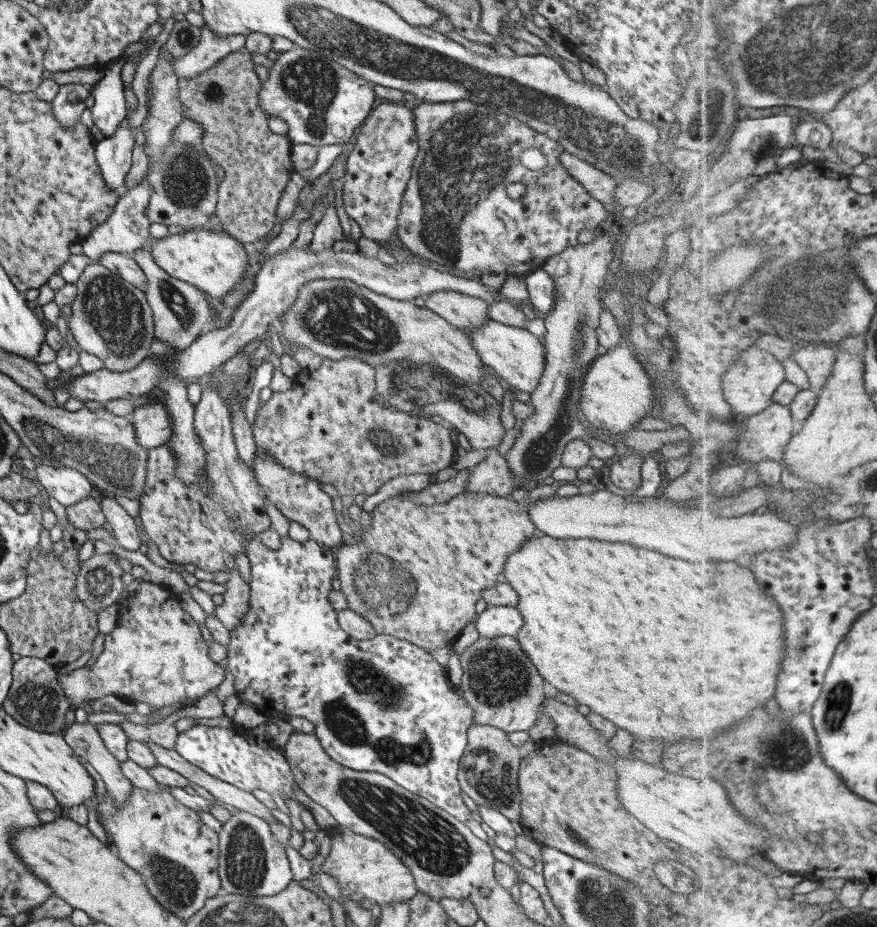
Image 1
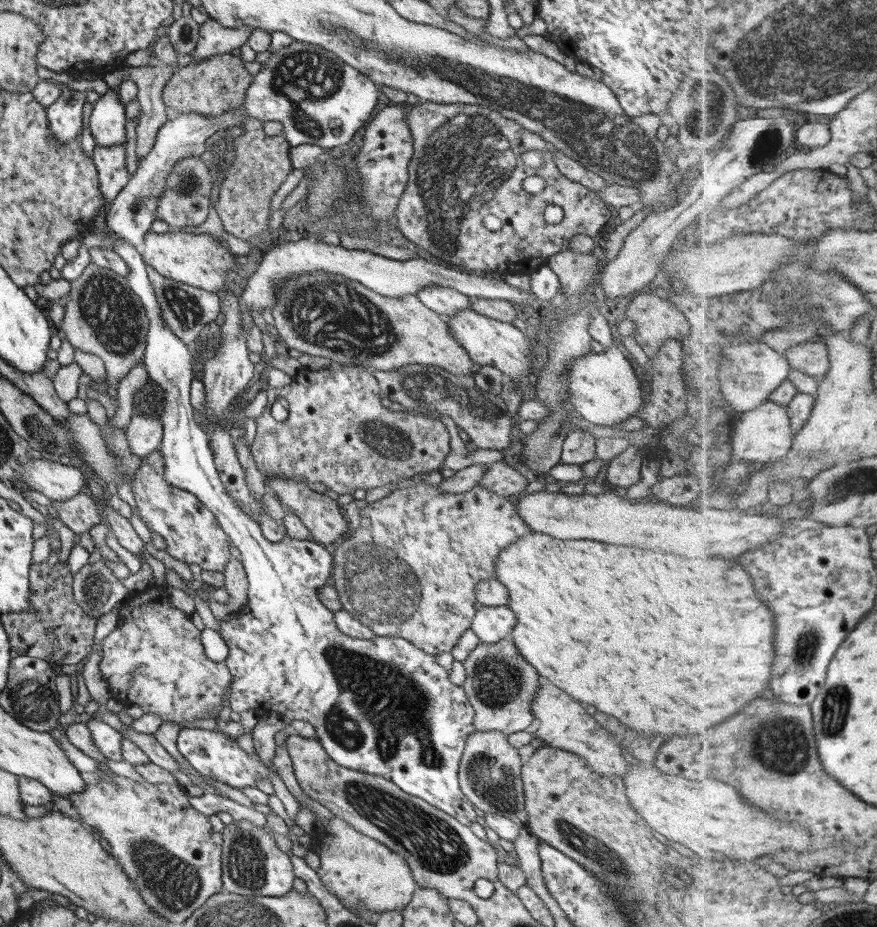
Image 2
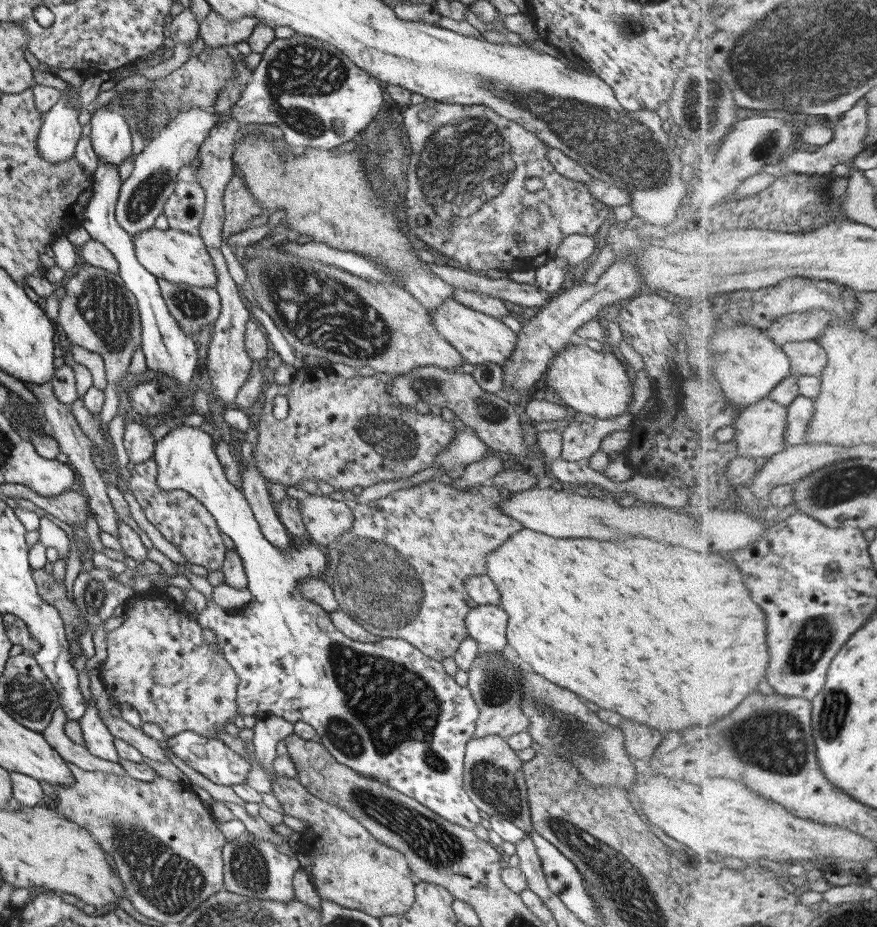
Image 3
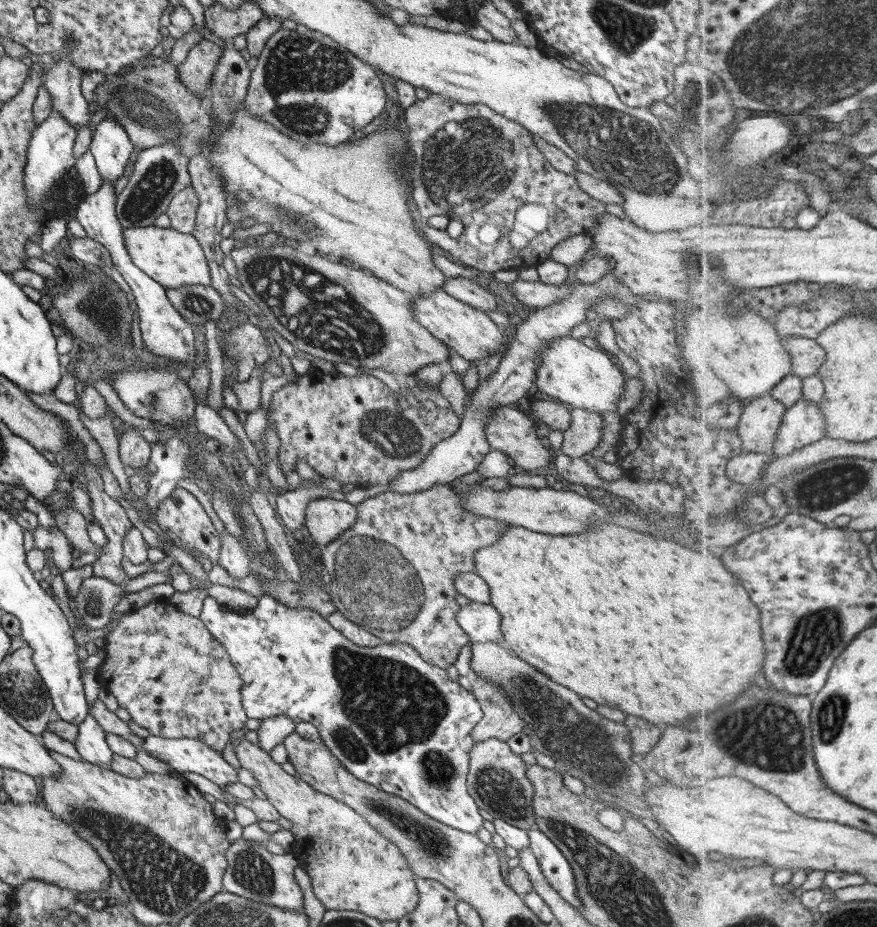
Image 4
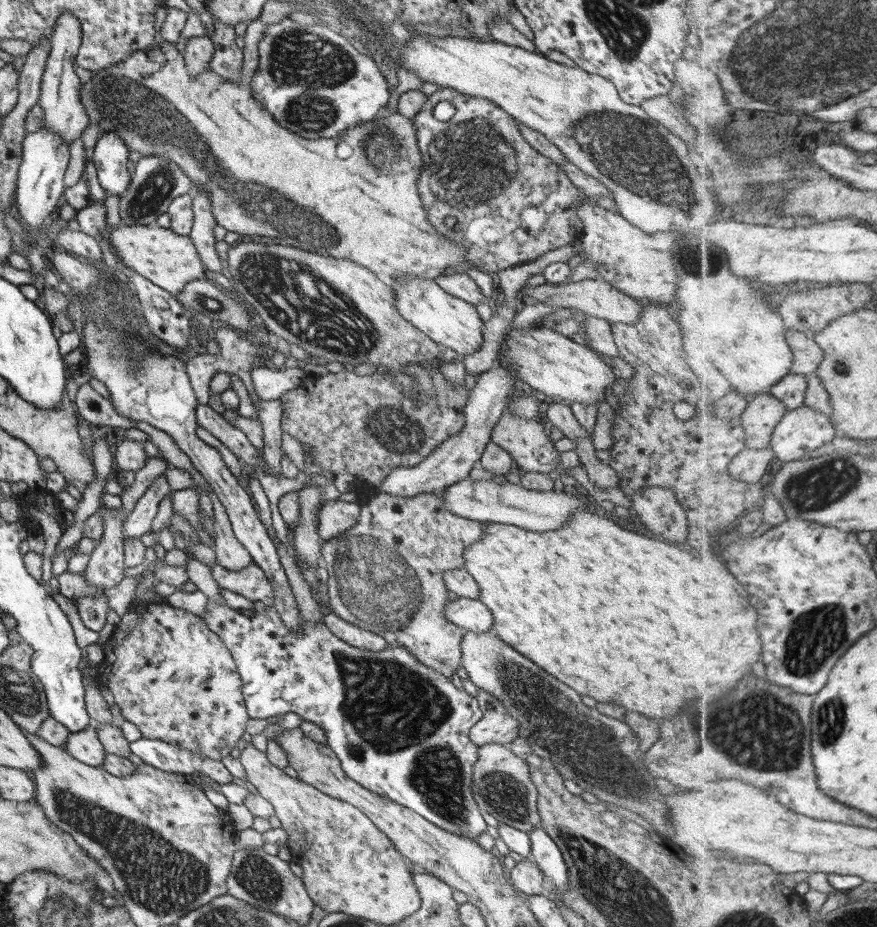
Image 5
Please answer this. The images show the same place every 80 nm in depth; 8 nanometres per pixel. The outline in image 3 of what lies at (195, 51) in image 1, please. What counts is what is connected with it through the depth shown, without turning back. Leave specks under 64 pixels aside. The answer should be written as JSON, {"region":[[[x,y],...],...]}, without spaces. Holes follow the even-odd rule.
{"region":[[[210,10],[198,24],[198,35],[207,48],[229,48],[232,44],[245,41],[257,24],[257,19],[252,16],[225,20],[220,14]]]}

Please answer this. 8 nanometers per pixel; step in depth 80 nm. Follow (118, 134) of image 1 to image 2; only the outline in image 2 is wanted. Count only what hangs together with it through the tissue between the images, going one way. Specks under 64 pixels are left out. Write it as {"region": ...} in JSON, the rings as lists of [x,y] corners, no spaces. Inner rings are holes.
{"region":[[[125,143],[108,147],[95,146],[91,159],[98,174],[98,187],[102,192],[104,204],[92,218],[88,236],[101,235],[108,242],[109,248],[128,264],[128,274],[125,276],[127,284],[134,290],[145,309],[147,335],[141,362],[148,373],[148,380],[163,391],[163,411],[160,414],[163,432],[157,452],[163,458],[164,481],[193,494],[201,505],[206,506],[215,515],[222,531],[239,550],[240,562],[246,574],[249,602],[247,610],[241,614],[241,618],[217,618],[220,637],[228,648],[228,655],[223,663],[231,673],[230,709],[236,713],[252,710],[256,717],[274,713],[287,722],[305,720],[314,728],[315,739],[335,764],[368,775],[382,776],[399,787],[402,792],[420,798],[443,814],[455,818],[463,826],[469,827],[471,823],[476,822],[477,816],[473,812],[474,806],[461,793],[458,785],[458,764],[464,744],[470,732],[475,729],[472,725],[474,708],[469,704],[466,693],[460,686],[449,681],[447,670],[435,662],[433,655],[419,650],[404,638],[374,635],[369,641],[361,641],[339,632],[334,623],[333,613],[325,608],[317,597],[318,588],[325,584],[332,570],[333,561],[328,547],[310,538],[289,538],[283,530],[283,538],[279,542],[265,540],[259,524],[251,520],[225,492],[217,469],[213,465],[207,435],[197,422],[195,410],[188,400],[192,373],[195,371],[192,347],[183,345],[183,342],[165,327],[146,275],[146,265],[141,258],[140,249],[119,240],[104,228],[110,202],[130,177],[125,169]]]}

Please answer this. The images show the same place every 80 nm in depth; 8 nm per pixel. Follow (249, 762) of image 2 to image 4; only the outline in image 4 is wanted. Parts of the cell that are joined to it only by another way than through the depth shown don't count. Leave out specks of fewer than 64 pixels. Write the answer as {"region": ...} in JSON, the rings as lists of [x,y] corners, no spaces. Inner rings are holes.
{"region":[[[148,735],[144,738],[142,748],[137,748],[137,750],[142,750],[149,756],[153,756],[153,758],[169,764],[177,772],[195,772],[195,774],[201,774],[201,776],[204,776],[207,780],[210,780],[221,788],[237,782],[237,773],[241,771],[233,768],[233,766],[230,766],[223,759],[222,751],[212,749],[196,738],[164,739]]]}

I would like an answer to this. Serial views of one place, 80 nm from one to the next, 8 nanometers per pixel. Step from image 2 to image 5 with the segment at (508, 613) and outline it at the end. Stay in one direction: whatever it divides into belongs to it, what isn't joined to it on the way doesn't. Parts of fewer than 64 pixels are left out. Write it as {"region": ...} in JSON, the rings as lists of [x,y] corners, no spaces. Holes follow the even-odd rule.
{"region":[[[459,597],[458,600],[447,600],[444,615],[451,624],[475,634],[483,634],[492,628],[491,611],[477,599]]]}

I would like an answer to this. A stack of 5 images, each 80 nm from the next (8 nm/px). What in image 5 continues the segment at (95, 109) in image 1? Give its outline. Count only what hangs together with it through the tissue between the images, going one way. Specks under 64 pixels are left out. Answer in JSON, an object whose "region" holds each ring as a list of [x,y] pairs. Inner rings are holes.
{"region":[[[105,131],[95,141],[91,161],[96,170],[100,187],[105,192],[121,196],[130,181],[127,173],[127,152],[123,140],[117,133]]]}

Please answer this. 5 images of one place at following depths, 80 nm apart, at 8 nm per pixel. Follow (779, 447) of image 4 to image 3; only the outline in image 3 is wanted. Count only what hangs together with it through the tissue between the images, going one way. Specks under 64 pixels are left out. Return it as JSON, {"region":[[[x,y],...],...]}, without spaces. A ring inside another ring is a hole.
{"region":[[[800,394],[788,406],[788,442],[786,442],[788,446],[807,444],[806,436],[816,411],[815,401],[816,399]]]}

